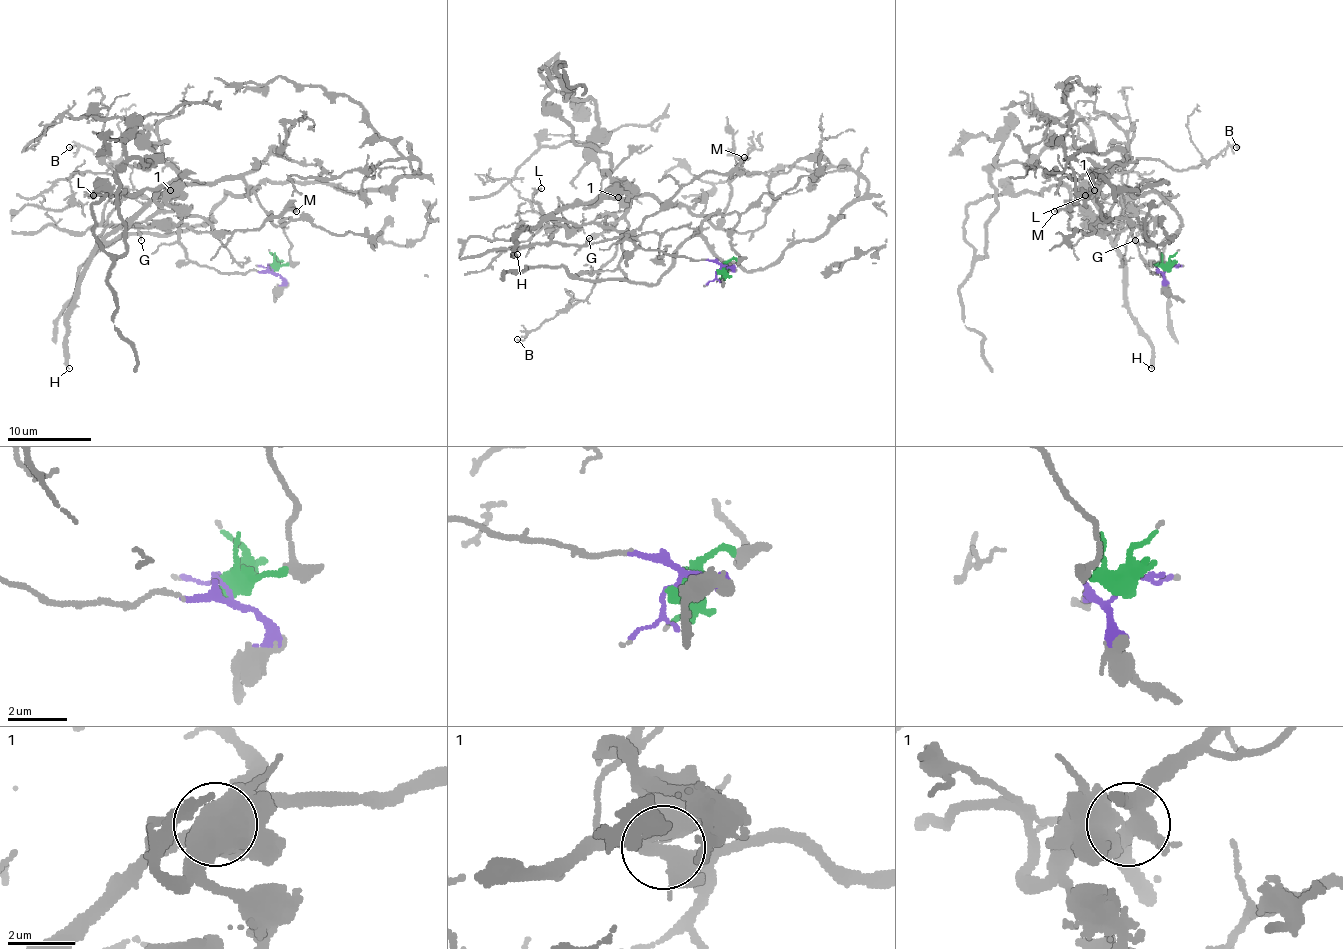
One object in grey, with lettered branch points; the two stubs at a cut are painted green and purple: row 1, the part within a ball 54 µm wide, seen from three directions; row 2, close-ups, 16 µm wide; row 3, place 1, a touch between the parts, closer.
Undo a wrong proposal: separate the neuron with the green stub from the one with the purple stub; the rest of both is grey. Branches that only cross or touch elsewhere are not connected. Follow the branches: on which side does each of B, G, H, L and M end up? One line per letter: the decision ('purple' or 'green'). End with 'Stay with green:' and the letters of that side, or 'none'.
B: green
G: purple
H: green
L: purple
M: purple
Stay with green: B, H

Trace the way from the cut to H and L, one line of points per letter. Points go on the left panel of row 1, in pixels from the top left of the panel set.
H: (271, 268), (262, 181), (416, 160), (159, 192), (85, 270), (68, 369)
L: (271, 268), (220, 272), (197, 266), (176, 225), (108, 225), (108, 196), (85, 194), (94, 196)

